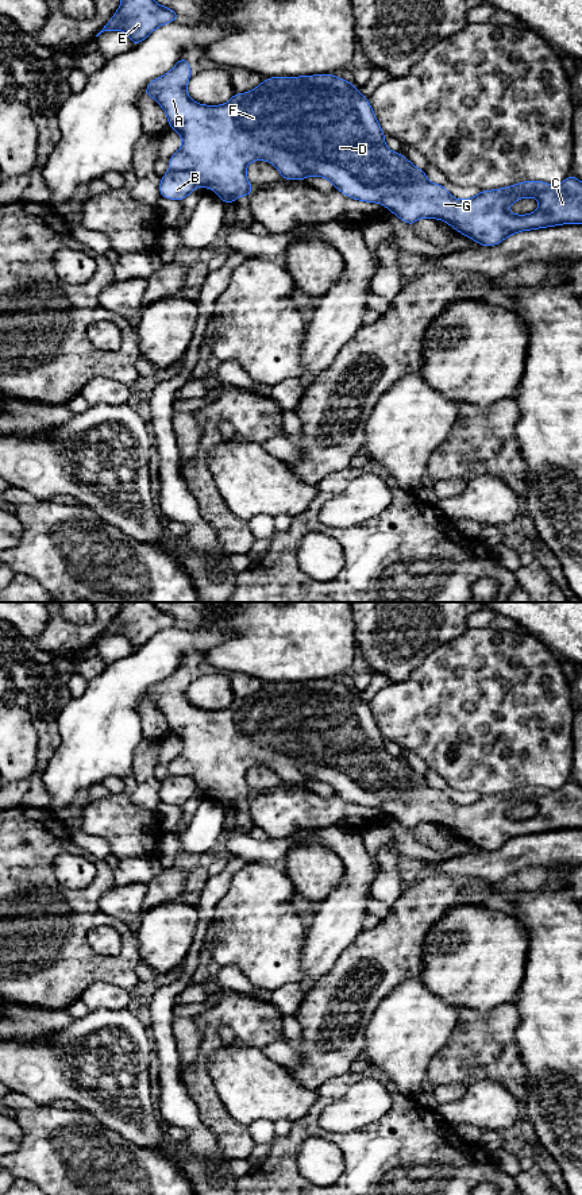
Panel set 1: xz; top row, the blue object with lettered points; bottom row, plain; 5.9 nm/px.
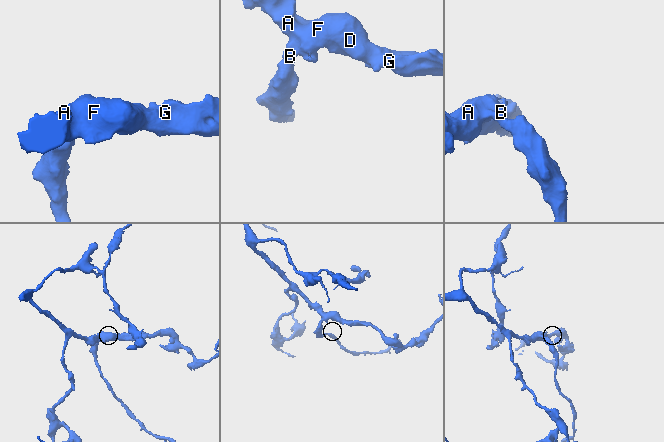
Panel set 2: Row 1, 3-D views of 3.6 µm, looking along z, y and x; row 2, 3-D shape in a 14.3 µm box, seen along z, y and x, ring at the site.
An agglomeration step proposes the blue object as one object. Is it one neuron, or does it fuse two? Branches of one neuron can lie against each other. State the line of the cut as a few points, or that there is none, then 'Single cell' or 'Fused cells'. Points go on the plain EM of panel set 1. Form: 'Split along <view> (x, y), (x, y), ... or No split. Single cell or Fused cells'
Split along xz (170, 775), (189, 775), (199, 790). Fused cells

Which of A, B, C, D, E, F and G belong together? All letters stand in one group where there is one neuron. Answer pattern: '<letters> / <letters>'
A C D E F G / B

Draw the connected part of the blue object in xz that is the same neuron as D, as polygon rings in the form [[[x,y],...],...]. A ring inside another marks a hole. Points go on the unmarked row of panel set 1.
[[[184,660],[170,676],[149,687],[144,701],[157,705],[167,720],[170,733],[182,743],[181,753],[169,764],[170,776],[192,776],[199,791],[213,794],[226,809],[251,799],[246,772],[253,766],[263,764],[278,774],[282,785],[323,782],[354,805],[383,809],[411,830],[420,822],[439,824],[482,851],[496,851],[521,836],[582,829],[582,787],[574,780],[556,790],[524,786],[481,795],[469,805],[452,802],[443,790],[429,787],[424,775],[388,753],[385,737],[367,702],[334,679],[265,683],[255,694],[235,698],[223,710],[194,708],[186,698],[190,681]],[[524,802],[536,802],[539,814],[529,820],[510,818],[508,812]]]

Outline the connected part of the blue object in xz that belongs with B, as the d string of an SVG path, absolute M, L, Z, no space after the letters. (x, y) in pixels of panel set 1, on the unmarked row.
M169 776L161 782L159 798L162 802L182 806L199 791L192 776Z

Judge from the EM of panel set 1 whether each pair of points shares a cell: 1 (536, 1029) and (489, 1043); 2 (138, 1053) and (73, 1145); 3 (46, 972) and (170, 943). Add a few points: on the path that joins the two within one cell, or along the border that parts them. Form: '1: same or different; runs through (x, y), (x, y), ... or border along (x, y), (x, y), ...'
1: different; border along (515, 1003), (519, 1016), (515, 1044), (525, 1066)
2: different; border along (78, 1107), (88, 1111), (103, 1126), (119, 1134)
3: different; border along (134, 932), (141, 959)

